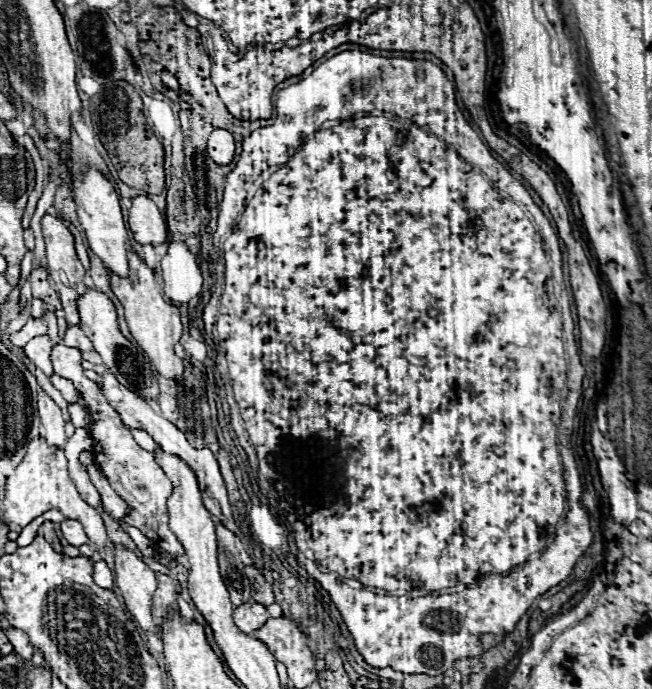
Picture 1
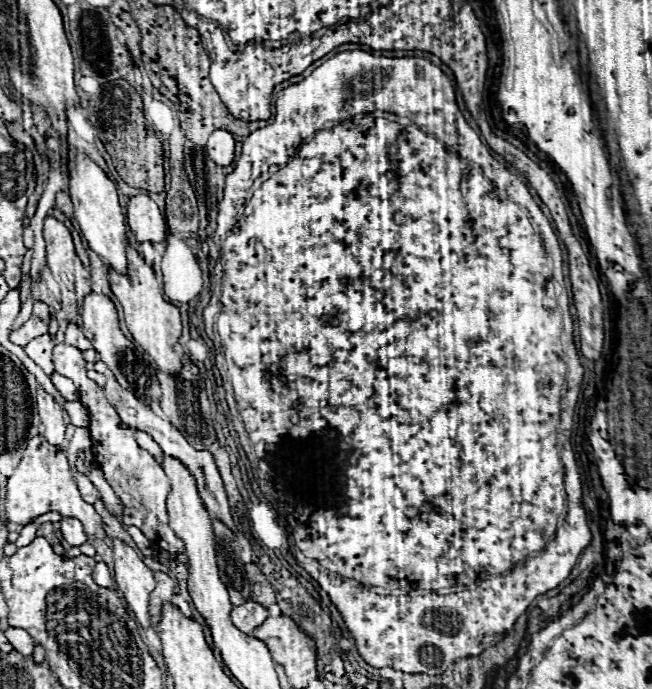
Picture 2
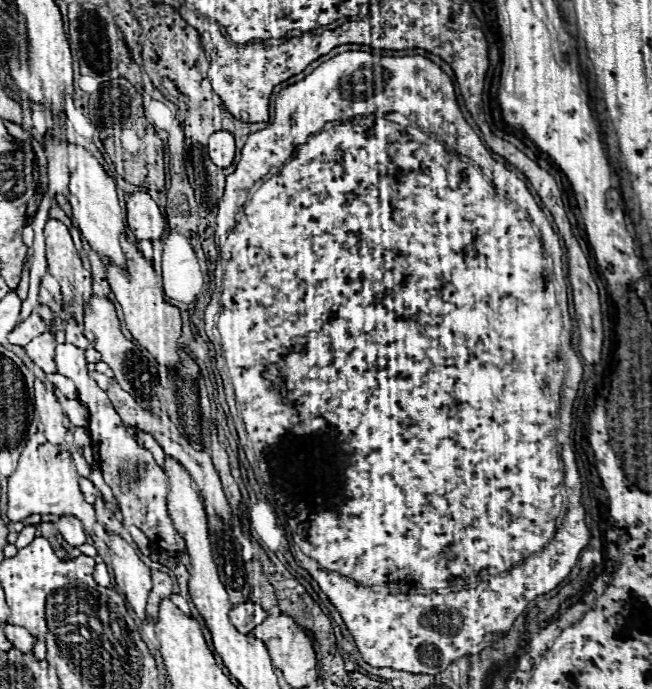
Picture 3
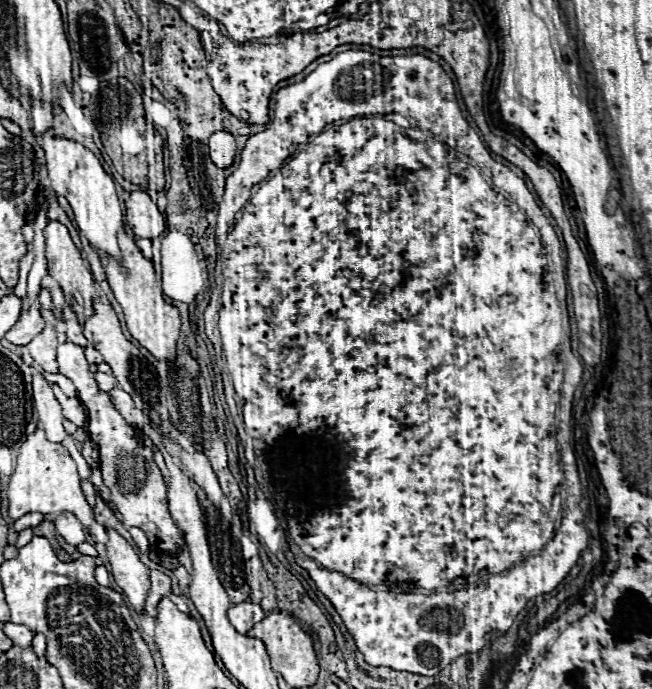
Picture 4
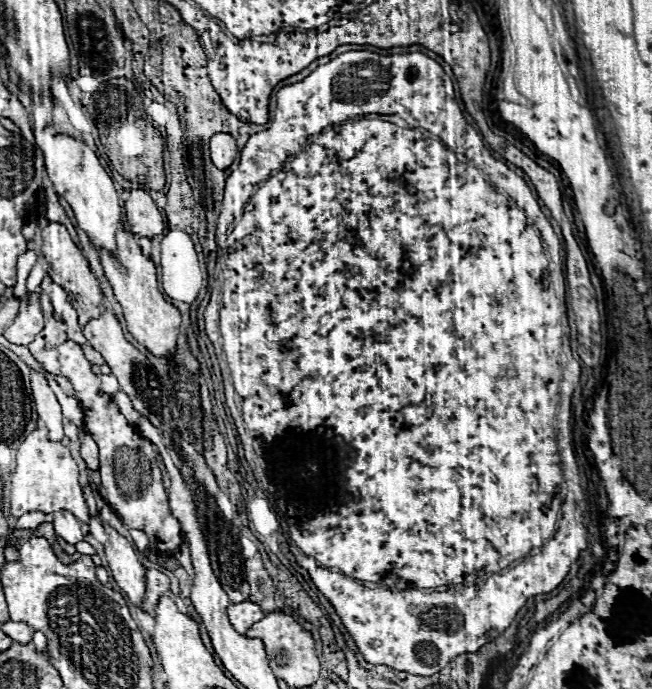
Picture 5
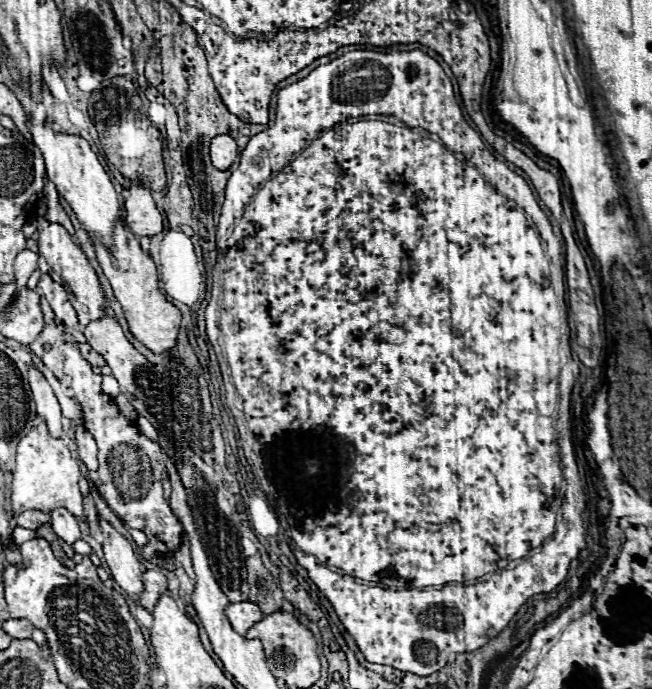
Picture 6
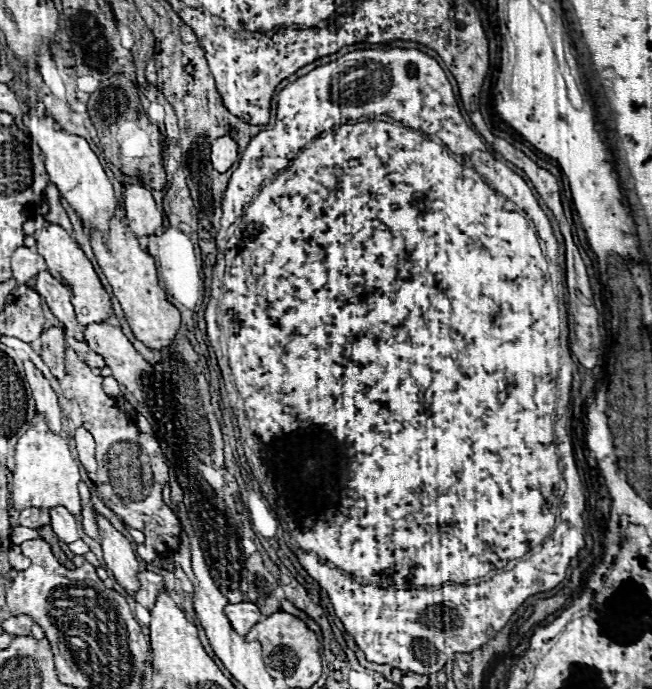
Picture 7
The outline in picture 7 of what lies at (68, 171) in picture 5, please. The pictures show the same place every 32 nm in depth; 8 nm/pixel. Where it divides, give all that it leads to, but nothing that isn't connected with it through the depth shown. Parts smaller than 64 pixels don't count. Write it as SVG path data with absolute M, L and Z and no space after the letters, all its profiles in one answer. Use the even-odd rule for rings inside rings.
M34 108L24 110L22 120L24 120L24 126L28 128L32 140L40 146L42 154L46 156L48 176L56 184L60 196L68 200L68 204L78 212L78 216L84 222L88 222L90 228L108 230L108 220L112 218L112 214L116 210L116 196L114 196L108 176L104 174L96 154L92 152L90 144L82 136L74 136L74 134L68 134L66 130L58 128L58 124L52 116L40 118Z

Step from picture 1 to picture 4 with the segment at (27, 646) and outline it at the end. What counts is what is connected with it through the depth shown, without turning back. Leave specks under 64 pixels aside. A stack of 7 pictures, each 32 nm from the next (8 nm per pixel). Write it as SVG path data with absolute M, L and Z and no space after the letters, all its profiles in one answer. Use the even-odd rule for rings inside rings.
M10 622L4 624L4 634L6 634L16 646L22 646L22 648L30 646L30 644L32 644L32 638L34 638L34 634L30 632L30 628L26 628L24 624L10 624Z

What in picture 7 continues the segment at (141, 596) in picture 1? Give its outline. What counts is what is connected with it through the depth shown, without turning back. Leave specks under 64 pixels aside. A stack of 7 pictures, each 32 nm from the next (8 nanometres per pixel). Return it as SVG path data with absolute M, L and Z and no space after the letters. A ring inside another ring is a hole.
M96 514L96 526L102 536L102 550L104 550L106 566L112 570L118 584L126 592L132 594L140 586L138 578L136 578L136 574L140 572L140 562L138 562L130 542L126 540L126 536L122 536L118 530L114 530L114 526L100 514Z

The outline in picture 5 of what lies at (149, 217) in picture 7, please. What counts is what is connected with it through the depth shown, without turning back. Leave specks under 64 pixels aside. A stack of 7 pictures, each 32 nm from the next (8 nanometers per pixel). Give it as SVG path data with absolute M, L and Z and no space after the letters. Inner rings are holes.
M142 188L130 190L126 198L126 222L132 232L142 238L152 238L164 232L164 216L158 212L150 194Z

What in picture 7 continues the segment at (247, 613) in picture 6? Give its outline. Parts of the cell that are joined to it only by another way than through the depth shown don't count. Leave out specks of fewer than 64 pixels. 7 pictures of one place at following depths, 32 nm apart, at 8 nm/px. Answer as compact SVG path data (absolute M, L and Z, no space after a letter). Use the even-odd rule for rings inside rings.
M238 602L238 604L228 604L224 608L224 614L228 616L232 628L240 634L240 636L246 636L250 632L250 628L254 624L260 622L262 614L260 610L256 608L256 604L252 602Z

